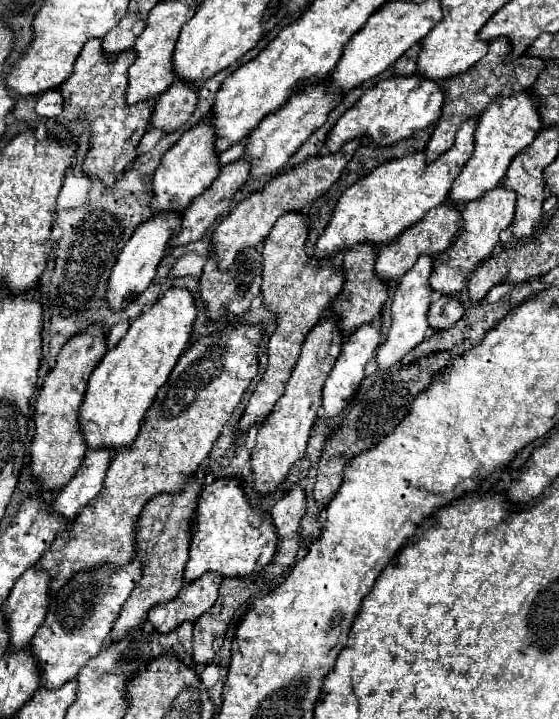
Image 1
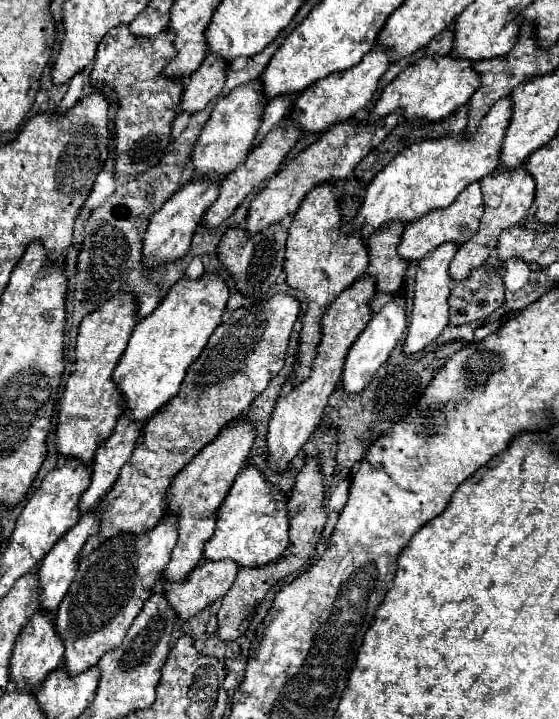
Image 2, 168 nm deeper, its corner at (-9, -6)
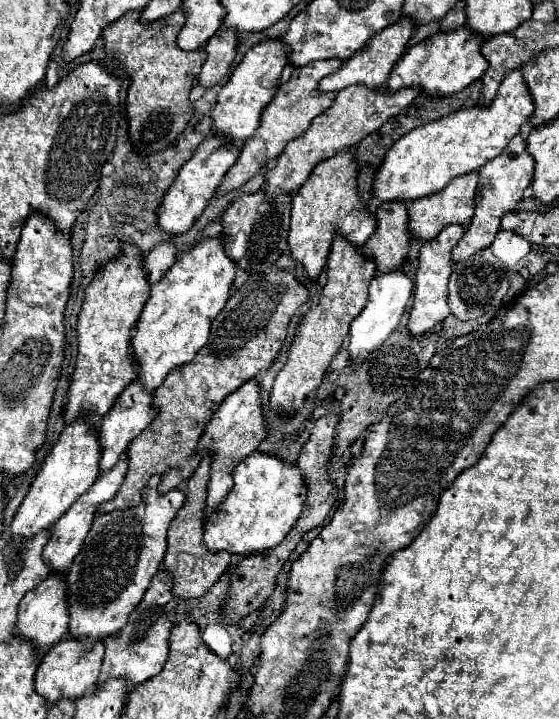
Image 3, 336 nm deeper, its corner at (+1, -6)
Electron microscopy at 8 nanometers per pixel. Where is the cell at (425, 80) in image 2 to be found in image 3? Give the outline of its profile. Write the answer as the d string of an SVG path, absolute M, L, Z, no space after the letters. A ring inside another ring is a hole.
M460 26L448 32L436 32L434 36L430 36L430 42L418 42L404 52L388 78L388 90L396 92L406 86L422 86L428 96L446 96L466 88L488 68L488 60L480 52L482 42L482 36L468 26Z

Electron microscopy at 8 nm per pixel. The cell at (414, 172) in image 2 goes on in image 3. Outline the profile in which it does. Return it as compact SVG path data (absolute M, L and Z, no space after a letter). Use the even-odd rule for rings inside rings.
M512 70L504 76L496 98L488 106L460 108L436 122L418 126L402 136L386 154L374 180L374 196L382 202L390 200L416 200L434 192L440 192L456 176L474 172L482 164L496 158L506 144L520 132L522 124L530 120L534 112L534 100L528 92L526 80L520 70Z

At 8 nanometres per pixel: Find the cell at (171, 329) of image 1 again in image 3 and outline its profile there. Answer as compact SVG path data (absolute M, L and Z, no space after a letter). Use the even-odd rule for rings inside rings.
M224 234L218 238L202 238L192 250L184 252L156 284L152 284L150 300L144 306L132 338L132 352L138 358L138 378L148 392L154 392L172 368L190 362L208 342L210 324L230 298L230 286L238 268L234 260L226 256L224 242Z

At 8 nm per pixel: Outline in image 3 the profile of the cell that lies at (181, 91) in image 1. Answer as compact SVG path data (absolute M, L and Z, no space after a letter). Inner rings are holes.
M222 26L212 38L210 42L204 46L208 58L198 74L198 84L202 84L204 88L210 88L214 84L218 84L230 70L230 64L236 56L236 44L238 44L238 32L234 32L234 28L226 28Z

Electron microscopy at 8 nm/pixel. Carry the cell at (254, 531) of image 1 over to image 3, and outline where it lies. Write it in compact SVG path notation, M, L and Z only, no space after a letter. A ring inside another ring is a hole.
M252 452L234 470L234 488L218 504L204 524L204 542L210 550L228 550L230 554L248 556L264 552L284 540L298 520L308 488L300 468L294 462L266 452Z

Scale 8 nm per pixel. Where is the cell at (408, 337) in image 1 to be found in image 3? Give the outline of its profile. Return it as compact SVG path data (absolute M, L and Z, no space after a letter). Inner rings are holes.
M448 224L434 240L426 242L420 250L420 266L416 272L416 290L414 290L414 306L410 312L410 324L408 330L412 332L412 336L420 336L422 332L434 328L436 324L440 324L448 314L448 278L452 274L452 248L456 246L456 242L460 240L460 236L464 234L464 226L460 224Z

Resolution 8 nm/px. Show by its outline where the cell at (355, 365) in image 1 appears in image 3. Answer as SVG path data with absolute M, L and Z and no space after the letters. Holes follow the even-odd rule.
M394 268L386 274L378 274L372 278L370 286L368 286L368 302L364 306L364 310L356 316L356 320L350 326L350 342L348 342L348 350L352 354L352 366L358 366L364 362L364 356L368 356L372 350L380 348L384 344L384 340L396 330L400 316L406 310L406 304L410 300L414 282L410 276L406 276L400 268Z

